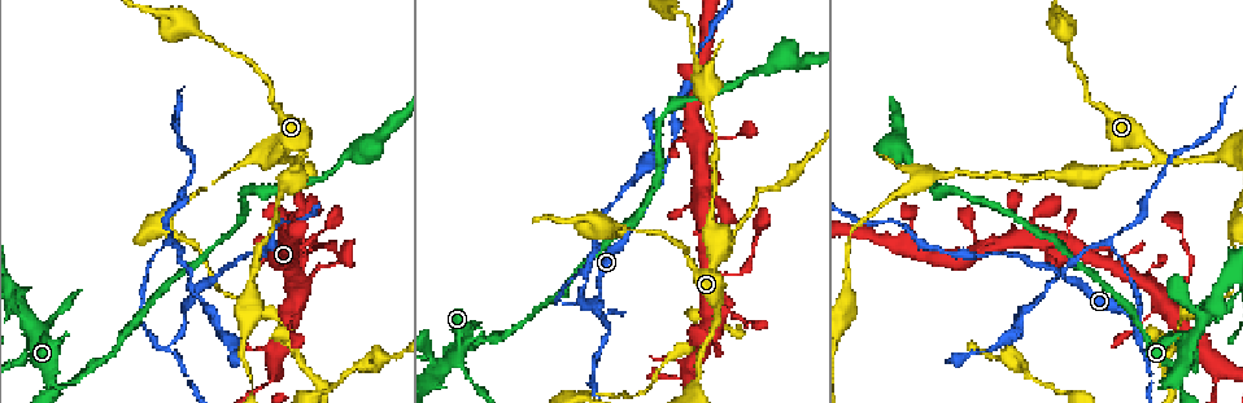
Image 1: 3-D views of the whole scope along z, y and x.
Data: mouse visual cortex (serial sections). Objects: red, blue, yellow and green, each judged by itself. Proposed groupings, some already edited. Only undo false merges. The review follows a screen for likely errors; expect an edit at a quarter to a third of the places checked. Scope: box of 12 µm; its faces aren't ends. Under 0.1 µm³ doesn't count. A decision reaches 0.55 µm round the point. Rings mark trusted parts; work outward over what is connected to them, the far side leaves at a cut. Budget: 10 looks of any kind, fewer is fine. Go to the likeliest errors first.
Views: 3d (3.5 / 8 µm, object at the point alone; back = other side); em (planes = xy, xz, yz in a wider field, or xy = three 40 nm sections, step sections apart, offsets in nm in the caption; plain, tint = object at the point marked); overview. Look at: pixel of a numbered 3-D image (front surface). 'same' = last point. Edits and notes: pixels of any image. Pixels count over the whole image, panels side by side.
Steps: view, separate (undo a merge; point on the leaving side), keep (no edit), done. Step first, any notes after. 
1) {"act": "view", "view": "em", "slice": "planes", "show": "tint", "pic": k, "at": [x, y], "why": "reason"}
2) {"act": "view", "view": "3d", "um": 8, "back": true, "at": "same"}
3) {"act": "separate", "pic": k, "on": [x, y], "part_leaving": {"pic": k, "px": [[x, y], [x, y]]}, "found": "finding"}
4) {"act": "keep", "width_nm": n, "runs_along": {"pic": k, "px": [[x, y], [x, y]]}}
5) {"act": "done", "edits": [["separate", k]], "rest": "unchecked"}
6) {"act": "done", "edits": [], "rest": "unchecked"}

{"act": "view", "view": "3d", "um": 8, "back": true, "pic": 1, "at": [166, 350], "why": "three-way junction"}

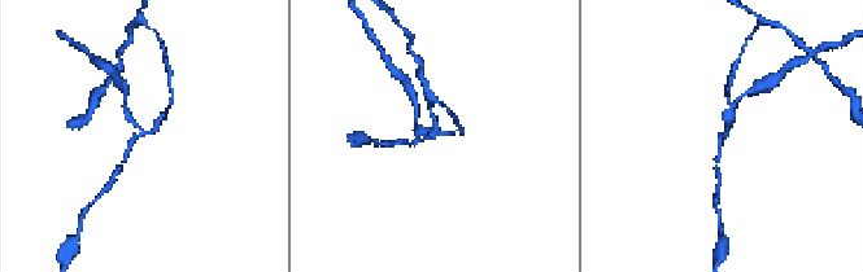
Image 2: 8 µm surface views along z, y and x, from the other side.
{"act": "view", "view": "em", "slice": "xy", "step": 2, "show": "tint", "pic": 2, "at": [144, 134]}

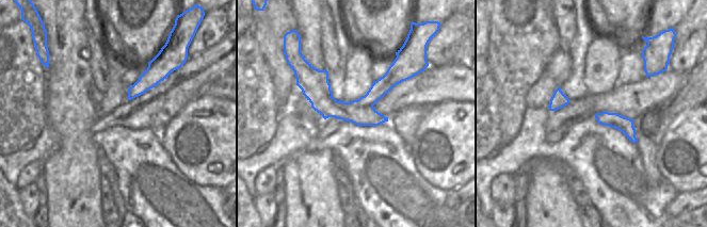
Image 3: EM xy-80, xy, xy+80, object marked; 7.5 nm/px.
{"act": "separate", "pic": 2, "on": [162, 117], "width_nm": 200, "part_leaving": {"pic": 2, "px": [[143, 134], [152, 130], [170, 105], [170, 88]]}, "found": "two cells meet here"}

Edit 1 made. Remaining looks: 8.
{"act": "view", "view": "3d", "um": 3.5, "pic": 1, "at": [718, 321], "why": "three arms meet"}

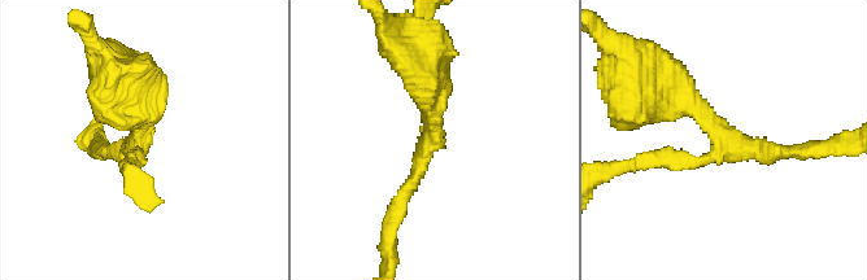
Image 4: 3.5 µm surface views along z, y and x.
{"act": "view", "view": "em", "slice": "planes", "show": "tint", "pic": 4, "at": [138, 142], "arms": 3, "arm_widths_nm": [200, 200, 350]}

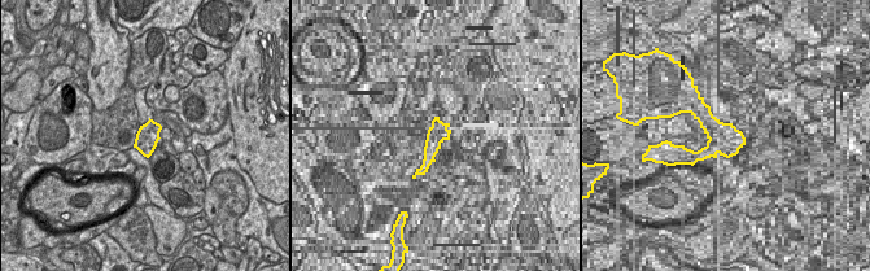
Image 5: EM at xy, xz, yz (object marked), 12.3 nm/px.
{"act": "keep", "runs_along": {"pic": 4, "px": [[136, 97], [140, 145], [133, 161]]}, "found": "all the same cell"}

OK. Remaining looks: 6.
{"act": "view", "view": "3d", "um": 3.5, "pic": 1, "at": [460, 354], "why": "four-way junction"}

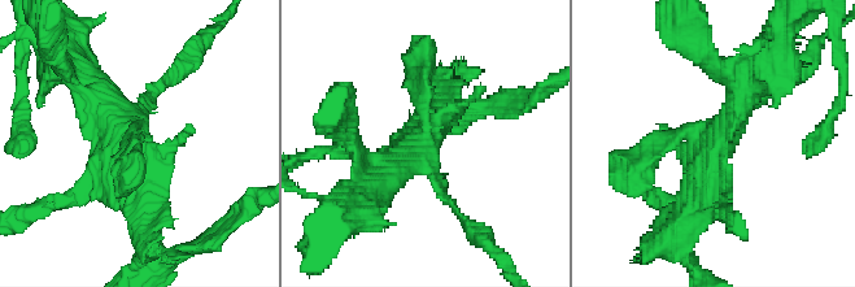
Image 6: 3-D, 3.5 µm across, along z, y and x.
{"act": "view", "view": "em", "slice": "xy", "step": 3, "show": "plain", "pic": 6, "at": [423, 143]}

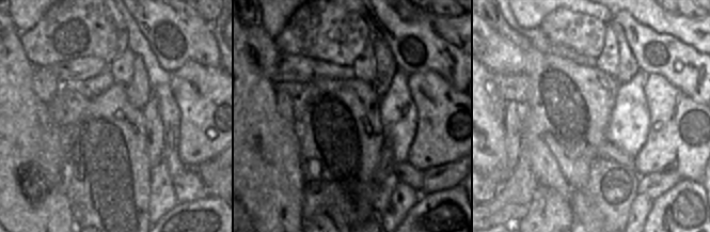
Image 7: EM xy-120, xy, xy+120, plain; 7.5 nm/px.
{"act": "view", "view": "em", "slice": "xy", "step": 3, "show": "tint", "at": "same"}

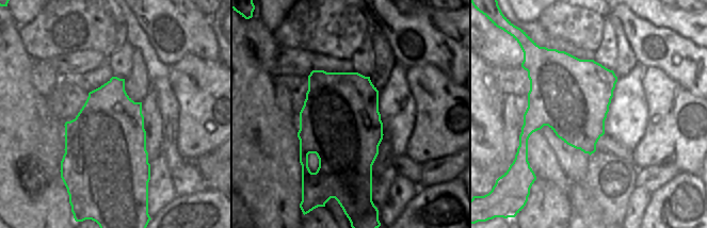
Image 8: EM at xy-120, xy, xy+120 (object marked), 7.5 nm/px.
{"act": "keep", "found": "all the same cell"}

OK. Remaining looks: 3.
{"act": "view", "view": "3d", "um": 3.5, "pic": 1, "at": [715, 337], "why": "a fork"}

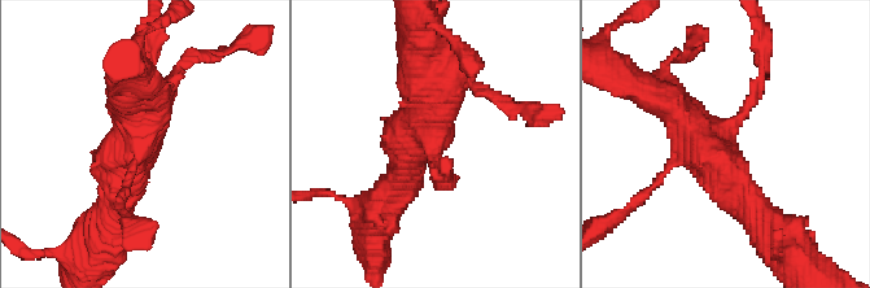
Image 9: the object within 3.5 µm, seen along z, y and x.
{"act": "view", "view": "em", "slice": "xy", "step": 5, "show": "tint", "pic": 9, "at": [435, 140], "why": "need the tissue"}

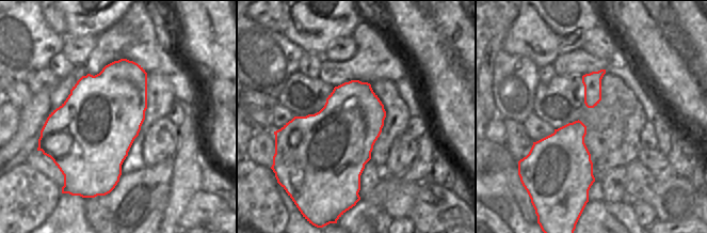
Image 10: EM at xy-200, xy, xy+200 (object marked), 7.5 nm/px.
{"act": "keep", "runs_along": {"pic": 9, "px": [[638, 86], [672, 107], [755, 210]]}, "found": "all the same cell"}

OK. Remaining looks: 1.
{"act": "done", "edits": [["separate", 2]], "rest": "unchecked"}

